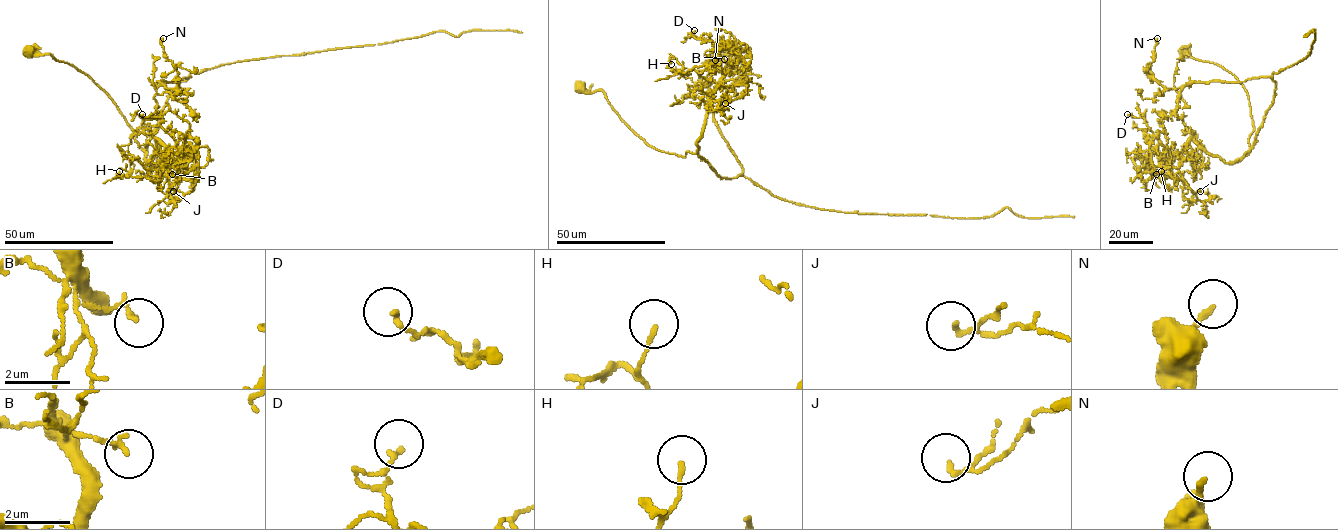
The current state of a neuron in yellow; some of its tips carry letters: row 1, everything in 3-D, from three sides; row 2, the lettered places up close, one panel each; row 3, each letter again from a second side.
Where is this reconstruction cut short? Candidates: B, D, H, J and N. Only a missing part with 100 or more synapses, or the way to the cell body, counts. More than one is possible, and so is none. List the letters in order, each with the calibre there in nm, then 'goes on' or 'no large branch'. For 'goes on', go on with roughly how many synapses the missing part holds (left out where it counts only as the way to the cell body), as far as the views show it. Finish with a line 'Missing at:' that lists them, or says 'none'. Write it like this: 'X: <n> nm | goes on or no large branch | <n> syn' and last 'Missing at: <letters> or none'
B: 150 nm | no large branch
D: 140 nm | no large branch
H: 110 nm | no large branch
J: 90 nm | no large branch
N: 170 nm | no large branch
Missing at: none

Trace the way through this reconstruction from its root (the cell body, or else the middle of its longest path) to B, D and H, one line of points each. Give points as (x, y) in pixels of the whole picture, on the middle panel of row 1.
B: (579, 87), (601, 90), (647, 143), (684, 156), (697, 151), (707, 95), (724, 73), (724, 59)
D: (579, 87), (601, 90), (656, 149), (695, 153), (707, 95), (741, 50), (698, 38), (694, 30)
H: (579, 87), (601, 90), (647, 143), (684, 156), (697, 151), (724, 72), (671, 64)

